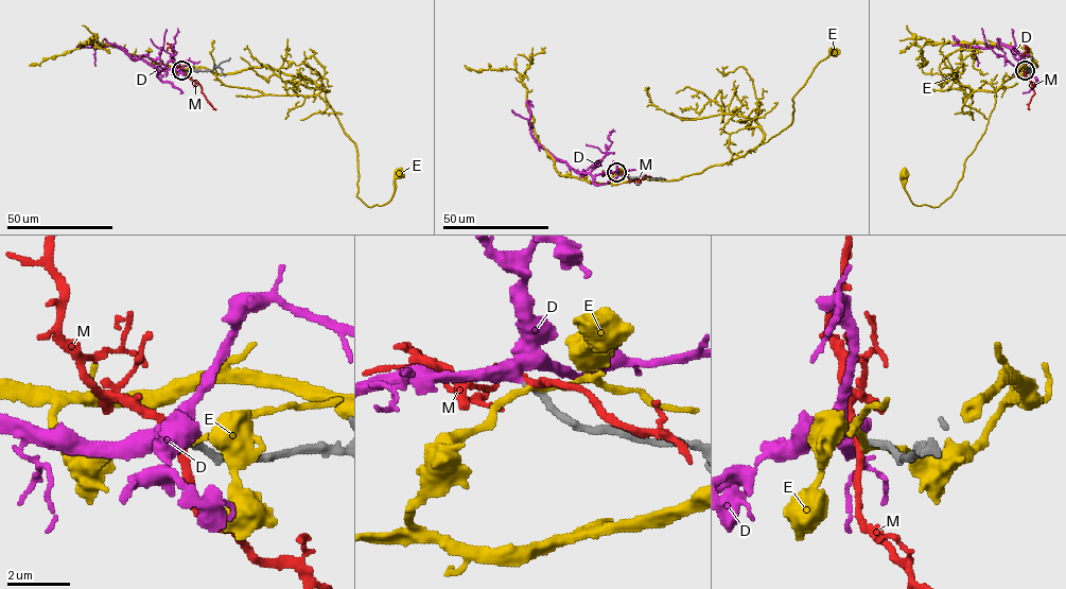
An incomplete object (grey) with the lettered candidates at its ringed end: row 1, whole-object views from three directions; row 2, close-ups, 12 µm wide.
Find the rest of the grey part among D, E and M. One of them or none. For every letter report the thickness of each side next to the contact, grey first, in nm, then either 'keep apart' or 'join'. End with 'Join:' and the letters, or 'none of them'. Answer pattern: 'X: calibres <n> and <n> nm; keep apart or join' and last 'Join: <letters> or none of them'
D: calibres 180 and 420 nm; join
E: calibres 240 and 190 nm; keep apart
M: calibres 200 and 240 nm; keep apart
Join: D

